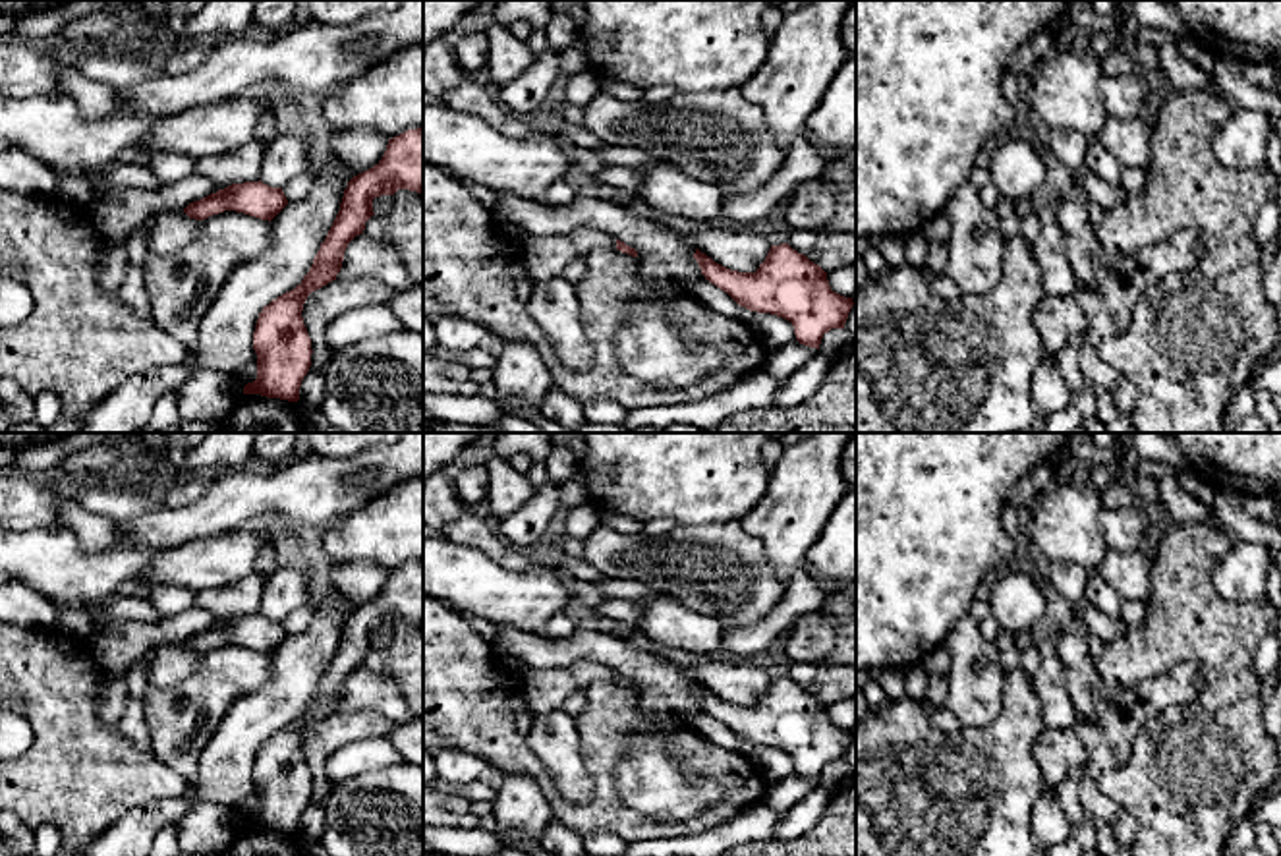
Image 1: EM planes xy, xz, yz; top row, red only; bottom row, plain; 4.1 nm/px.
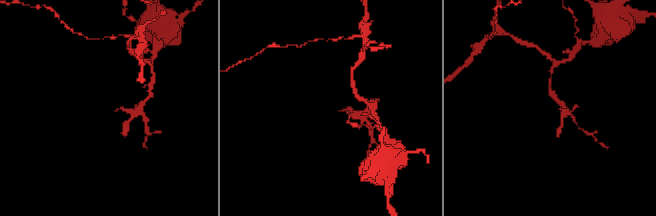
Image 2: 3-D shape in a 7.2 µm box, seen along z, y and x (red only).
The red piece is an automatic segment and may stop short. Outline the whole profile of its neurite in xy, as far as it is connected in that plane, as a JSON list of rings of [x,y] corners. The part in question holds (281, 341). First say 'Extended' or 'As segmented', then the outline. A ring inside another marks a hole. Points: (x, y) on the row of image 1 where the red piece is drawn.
As segmented. [[[423,128],[388,139],[383,158],[348,182],[340,211],[309,272],[294,290],[263,307],[253,332],[257,379],[243,386],[243,394],[299,400],[313,354],[301,317],[303,303],[311,292],[336,280],[348,243],[363,234],[365,222],[375,214],[373,199],[398,189],[423,191]]]

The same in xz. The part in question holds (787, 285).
As segmented. [[[788,243],[771,245],[755,272],[730,271],[696,249],[705,280],[726,292],[738,305],[792,323],[796,340],[817,348],[831,328],[844,328],[854,305],[831,290],[827,272]]]

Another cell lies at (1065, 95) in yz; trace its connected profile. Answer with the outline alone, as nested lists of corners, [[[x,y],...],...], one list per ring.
[[[1084,41],[1061,43],[1032,70],[1032,112],[1049,129],[1080,131],[1094,141],[1107,120],[1099,93],[1101,77],[1103,70],[1088,52]]]

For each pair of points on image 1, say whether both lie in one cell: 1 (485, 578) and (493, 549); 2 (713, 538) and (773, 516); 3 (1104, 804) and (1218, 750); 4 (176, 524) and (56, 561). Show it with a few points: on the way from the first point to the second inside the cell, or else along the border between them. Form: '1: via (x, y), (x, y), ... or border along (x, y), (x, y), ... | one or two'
1: border along (451, 540), (512, 570), (536, 565) | two
2: border along (739, 520), (762, 543), (769, 565) | two
3: border along (1094, 775), (1096, 785), (1123, 808) | two
4: border along (66, 522), (84, 551), (128, 545) | two

